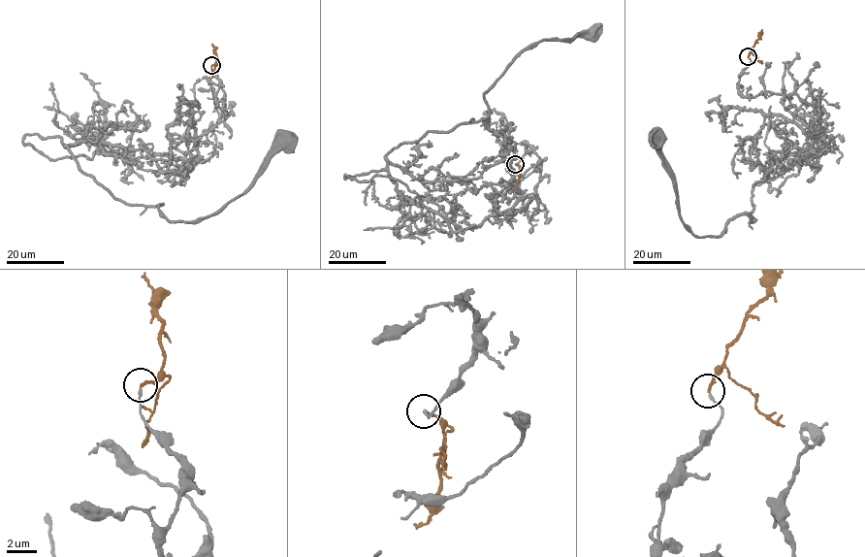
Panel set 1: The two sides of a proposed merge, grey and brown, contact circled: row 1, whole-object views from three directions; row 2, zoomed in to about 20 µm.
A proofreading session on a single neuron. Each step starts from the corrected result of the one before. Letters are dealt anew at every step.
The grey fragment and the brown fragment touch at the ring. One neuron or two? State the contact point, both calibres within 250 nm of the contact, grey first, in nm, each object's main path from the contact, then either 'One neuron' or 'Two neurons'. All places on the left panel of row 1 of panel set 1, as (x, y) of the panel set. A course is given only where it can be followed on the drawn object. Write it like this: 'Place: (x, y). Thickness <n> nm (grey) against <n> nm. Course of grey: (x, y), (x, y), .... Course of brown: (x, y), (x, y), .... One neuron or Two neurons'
Place: (211, 65). Thickness 160 nm (grey) against 160 nm. Course of grey: (211, 66), (228, 114), (182, 157), (65, 145), (77, 166), (189, 222), (239, 197), (286, 141). Course of brown: (211, 65), (216, 62), (212, 44). Two neurons

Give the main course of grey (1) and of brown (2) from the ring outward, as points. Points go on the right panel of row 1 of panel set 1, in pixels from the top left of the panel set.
1: (748, 57), (741, 94), (795, 94), (835, 147), (753, 185), (755, 219), (692, 234), (657, 137)
2: (748, 56), (762, 29)

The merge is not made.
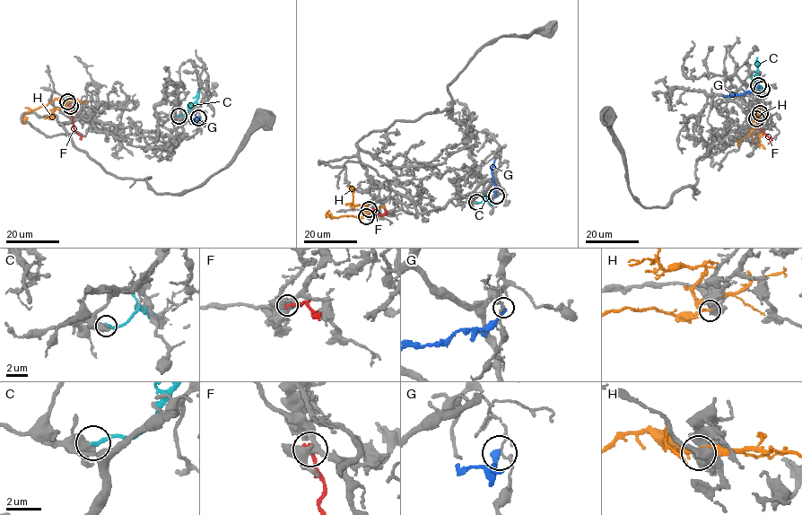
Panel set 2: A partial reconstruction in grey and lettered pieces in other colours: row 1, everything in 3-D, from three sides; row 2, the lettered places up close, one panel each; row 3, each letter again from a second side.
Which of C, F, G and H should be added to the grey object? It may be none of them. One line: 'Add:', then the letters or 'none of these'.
Add: none of these

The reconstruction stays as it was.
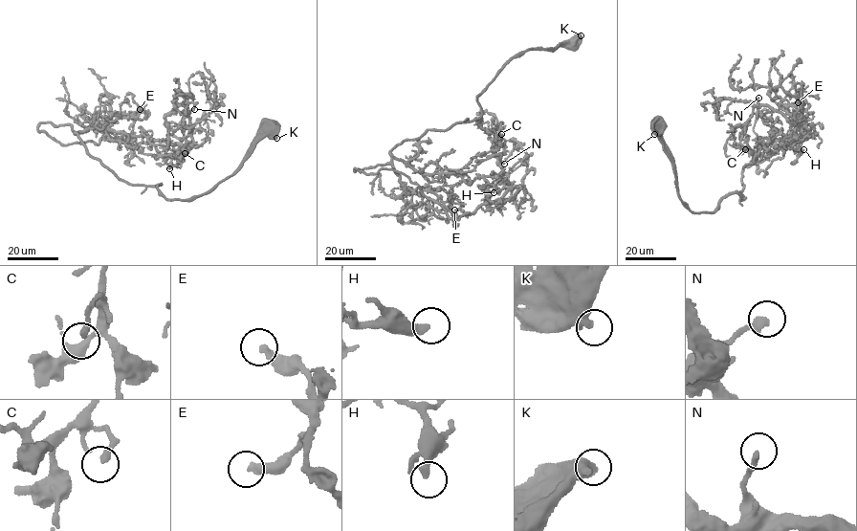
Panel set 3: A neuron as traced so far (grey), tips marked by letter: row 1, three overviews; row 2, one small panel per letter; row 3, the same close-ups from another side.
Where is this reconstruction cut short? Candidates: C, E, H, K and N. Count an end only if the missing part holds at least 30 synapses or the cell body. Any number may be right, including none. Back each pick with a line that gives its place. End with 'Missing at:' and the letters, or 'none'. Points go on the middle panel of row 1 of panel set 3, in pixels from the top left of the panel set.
N: Place: (504, 164)
Missing at: N

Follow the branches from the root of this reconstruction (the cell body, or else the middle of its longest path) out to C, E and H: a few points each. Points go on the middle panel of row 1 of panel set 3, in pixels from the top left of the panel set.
C: (572, 44), (516, 55), (477, 97), (479, 117), (390, 153), (426, 173), (509, 185), (501, 134)
E: (572, 44), (517, 53), (477, 97), (479, 117), (390, 151), (403, 184), (447, 210), (456, 198), (454, 210)
H: (572, 44), (517, 53), (477, 97), (479, 117), (390, 151), (426, 173), (480, 177), (494, 192)

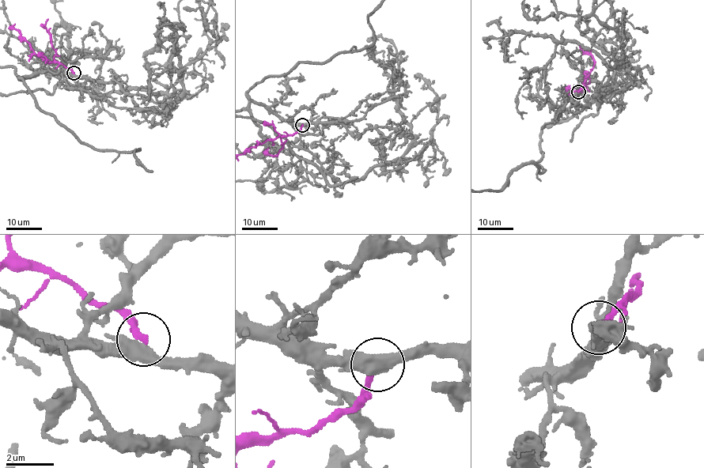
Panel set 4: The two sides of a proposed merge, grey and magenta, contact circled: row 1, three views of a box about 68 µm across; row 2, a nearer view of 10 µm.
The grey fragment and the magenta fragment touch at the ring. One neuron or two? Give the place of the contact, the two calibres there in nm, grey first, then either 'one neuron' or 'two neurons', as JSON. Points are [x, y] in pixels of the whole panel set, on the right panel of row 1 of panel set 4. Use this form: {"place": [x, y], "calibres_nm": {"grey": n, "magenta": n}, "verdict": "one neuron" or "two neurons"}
{"place": [578, 92], "calibres_nm": {"grey": 440, "magenta": 280}, "verdict": "two neurons"}

